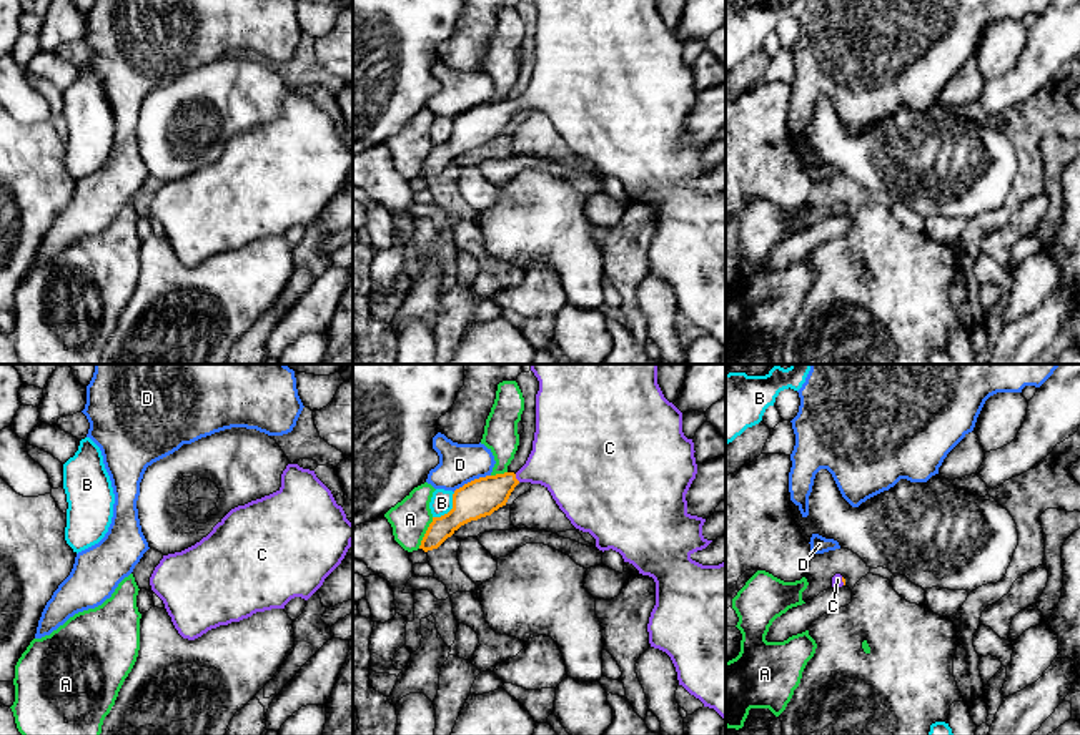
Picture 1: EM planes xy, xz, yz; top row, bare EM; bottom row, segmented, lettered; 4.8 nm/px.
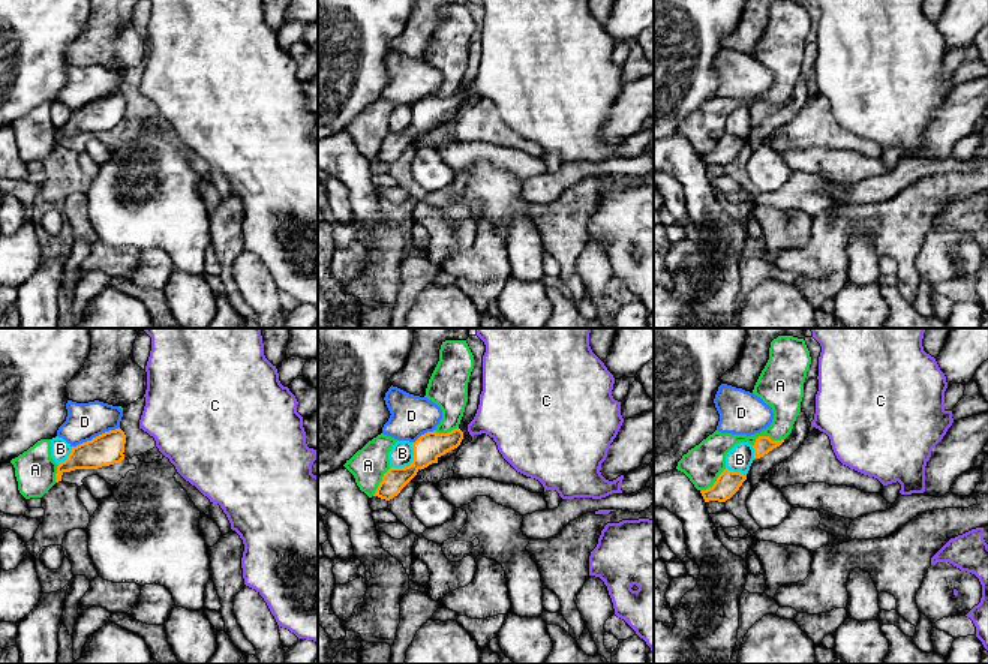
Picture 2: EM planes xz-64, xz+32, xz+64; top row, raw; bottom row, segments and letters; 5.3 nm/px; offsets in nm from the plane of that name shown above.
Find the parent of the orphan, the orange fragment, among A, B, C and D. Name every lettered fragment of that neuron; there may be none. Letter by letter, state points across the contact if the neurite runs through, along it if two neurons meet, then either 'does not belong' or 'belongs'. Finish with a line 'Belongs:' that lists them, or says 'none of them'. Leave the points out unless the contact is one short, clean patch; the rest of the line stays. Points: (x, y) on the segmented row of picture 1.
A: does not belong
B: along xz (455, 493), (451, 508), (433, 517) | does not belong
C: across xz (480, 498), (515, 478), (563, 459) | belongs
D: along xz (490, 474), (475, 478), (453, 491) | does not belong
Belongs: C

